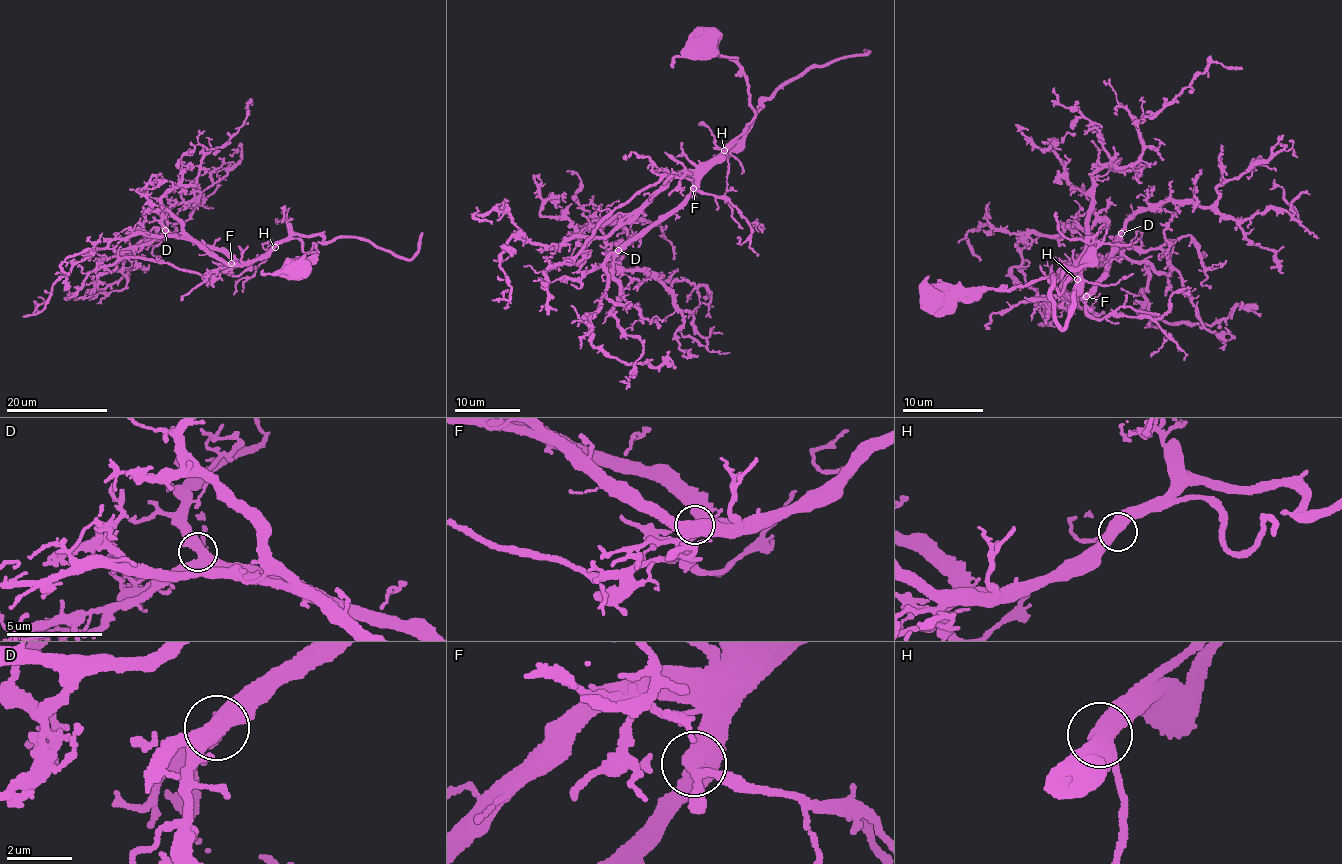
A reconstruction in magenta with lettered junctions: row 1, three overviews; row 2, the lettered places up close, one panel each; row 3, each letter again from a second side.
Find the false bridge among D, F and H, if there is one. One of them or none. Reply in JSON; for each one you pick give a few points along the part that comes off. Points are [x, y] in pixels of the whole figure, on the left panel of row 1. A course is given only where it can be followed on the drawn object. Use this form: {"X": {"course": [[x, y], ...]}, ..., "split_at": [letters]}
{"split_at": []}

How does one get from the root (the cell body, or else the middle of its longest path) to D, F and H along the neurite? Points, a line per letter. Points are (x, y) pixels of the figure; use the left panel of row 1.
D: (293, 267), (312, 260), (314, 244), (304, 252), (293, 238), (240, 262), (165, 230)
F: (293, 267), (312, 260), (317, 251), (314, 244), (304, 252), (300, 241), (293, 238), (248, 263), (231, 263)
H: (293, 267), (312, 260), (317, 251), (314, 244), (307, 252), (296, 238), (274, 247)

